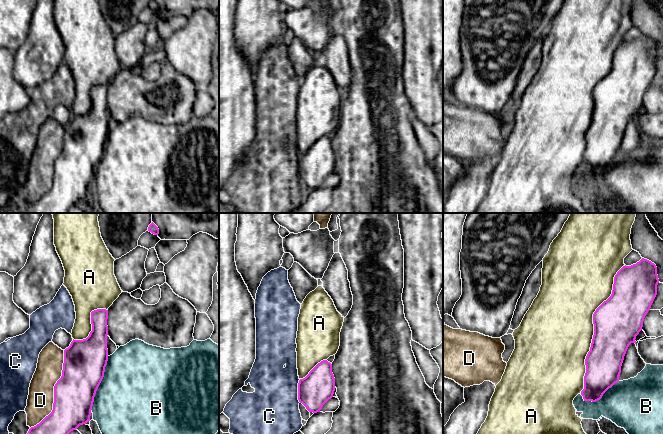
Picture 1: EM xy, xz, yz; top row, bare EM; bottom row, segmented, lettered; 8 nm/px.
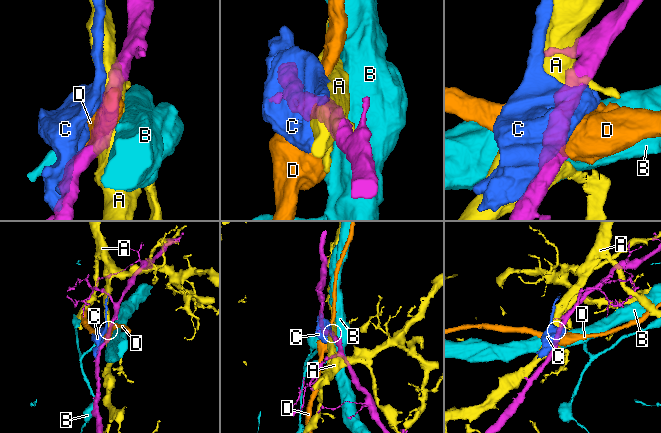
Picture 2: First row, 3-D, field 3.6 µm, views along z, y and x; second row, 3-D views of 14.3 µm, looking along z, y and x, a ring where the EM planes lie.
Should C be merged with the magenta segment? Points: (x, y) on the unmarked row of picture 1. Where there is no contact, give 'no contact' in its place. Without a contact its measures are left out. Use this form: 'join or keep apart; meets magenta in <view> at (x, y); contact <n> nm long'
keep apart; meets magenta in xz at (298, 167); contact 190 nm long

